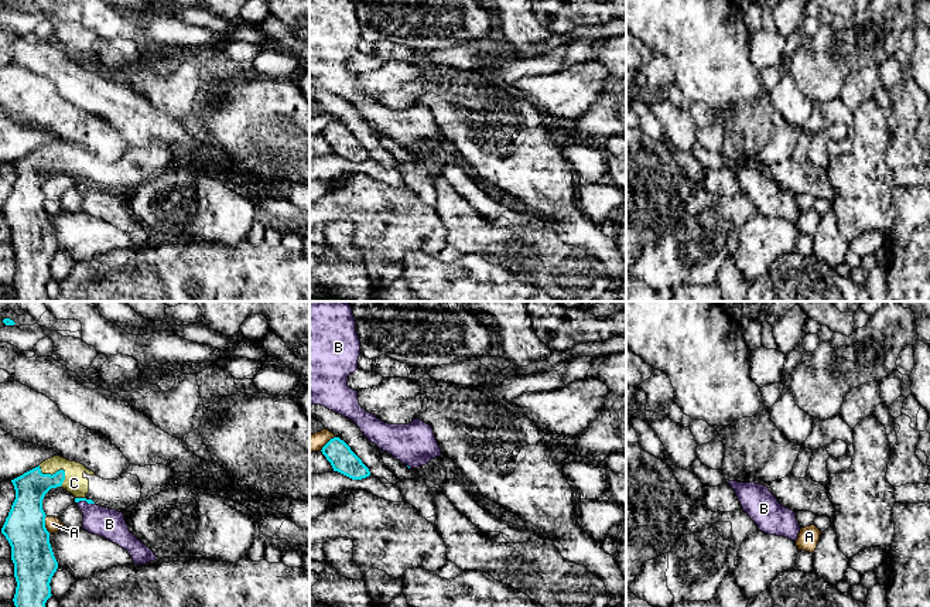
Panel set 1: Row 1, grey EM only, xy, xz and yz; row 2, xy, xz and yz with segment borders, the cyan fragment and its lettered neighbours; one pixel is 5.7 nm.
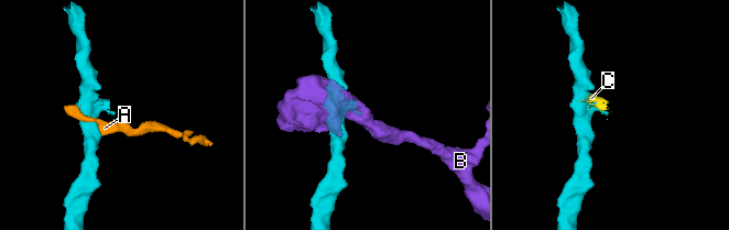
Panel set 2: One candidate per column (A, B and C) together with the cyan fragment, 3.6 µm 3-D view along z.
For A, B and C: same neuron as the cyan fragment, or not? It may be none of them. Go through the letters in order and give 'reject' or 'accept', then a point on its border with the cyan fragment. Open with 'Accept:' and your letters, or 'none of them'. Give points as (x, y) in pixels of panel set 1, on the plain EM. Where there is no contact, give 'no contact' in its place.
Accept: C
A: reject | xy (44, 207)
B: reject | xy (85, 183)
C: accept | xy (57, 154)

